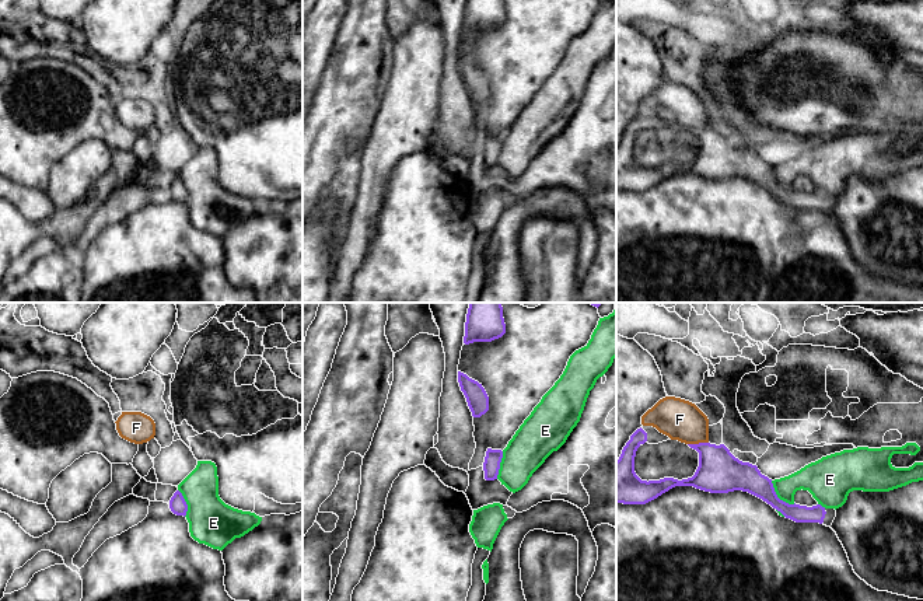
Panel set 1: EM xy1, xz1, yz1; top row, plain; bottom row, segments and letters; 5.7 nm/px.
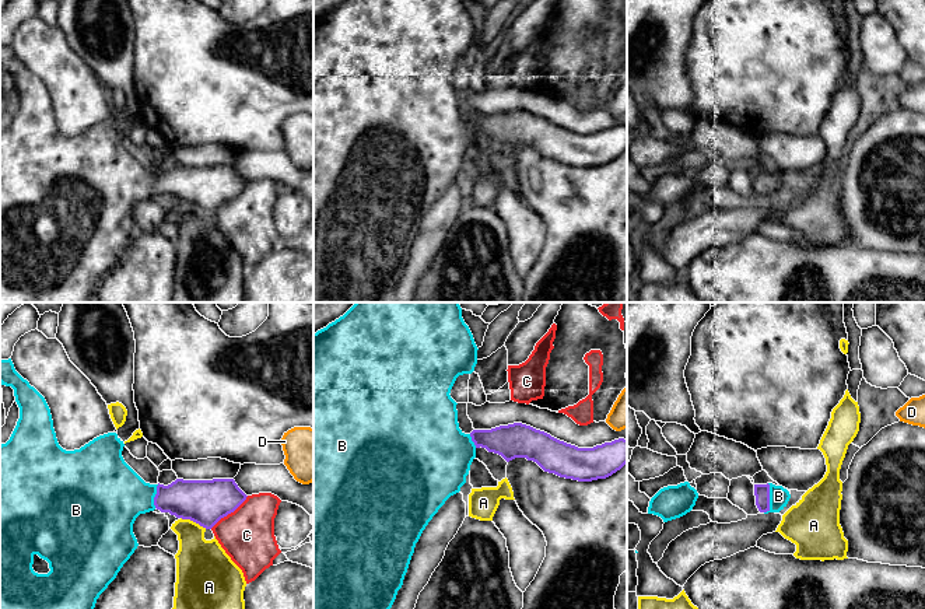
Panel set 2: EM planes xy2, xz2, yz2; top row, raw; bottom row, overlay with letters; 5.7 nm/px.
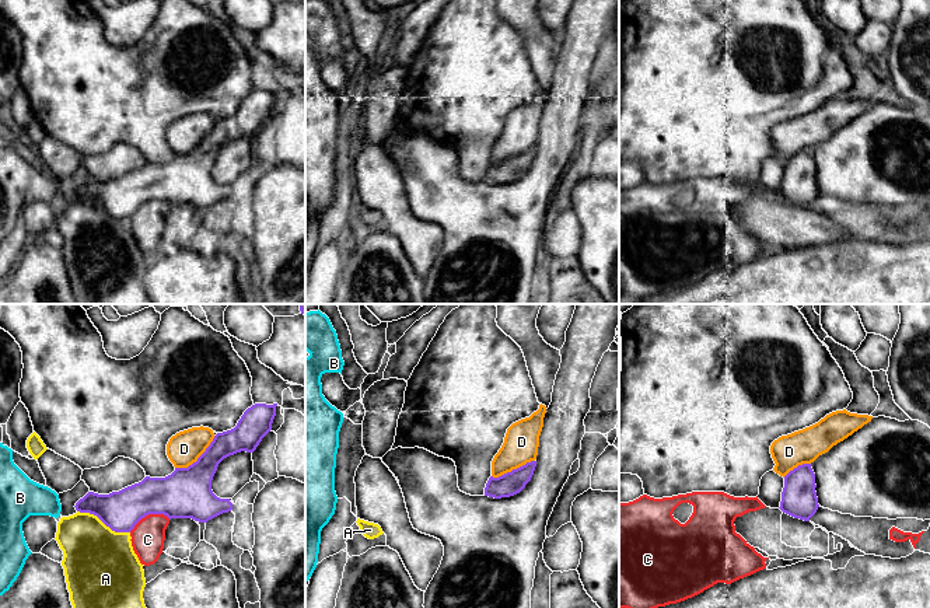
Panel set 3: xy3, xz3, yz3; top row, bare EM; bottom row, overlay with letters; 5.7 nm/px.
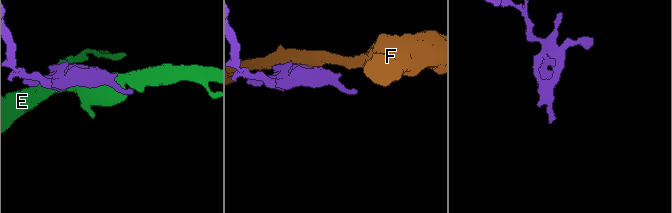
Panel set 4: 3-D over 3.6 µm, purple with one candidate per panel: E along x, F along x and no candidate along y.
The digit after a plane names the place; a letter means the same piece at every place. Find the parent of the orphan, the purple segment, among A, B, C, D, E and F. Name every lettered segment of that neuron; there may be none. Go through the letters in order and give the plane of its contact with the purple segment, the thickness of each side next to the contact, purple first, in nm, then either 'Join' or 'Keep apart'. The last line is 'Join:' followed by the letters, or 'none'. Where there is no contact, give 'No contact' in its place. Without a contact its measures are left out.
A: Touches purple in xy3. Thickness 220 nm (purple) against 420 nm. Keep apart
B: Touches purple in yz2. Thickness 90 nm (purple) against 110 nm. Join
C: Touches purple in xy3. Thickness 280 nm (purple) against 190 nm. Keep apart
D: Touches purple in xy3. Thickness 280 nm (purple) against 200 nm. Keep apart
E: Touches purple in yz1. Thickness 160 nm (purple) against 170 nm. Keep apart
F: Touches purple in yz1. Thickness 240 nm (purple) against 240 nm. Keep apart
Join: B

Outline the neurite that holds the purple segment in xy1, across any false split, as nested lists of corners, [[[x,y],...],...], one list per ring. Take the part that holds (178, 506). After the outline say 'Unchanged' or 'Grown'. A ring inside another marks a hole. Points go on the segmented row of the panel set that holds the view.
[[[176,490],[174,496],[171,497],[169,509],[176,516],[183,516],[183,517],[186,516],[188,504],[179,490]]]. Unchanged

